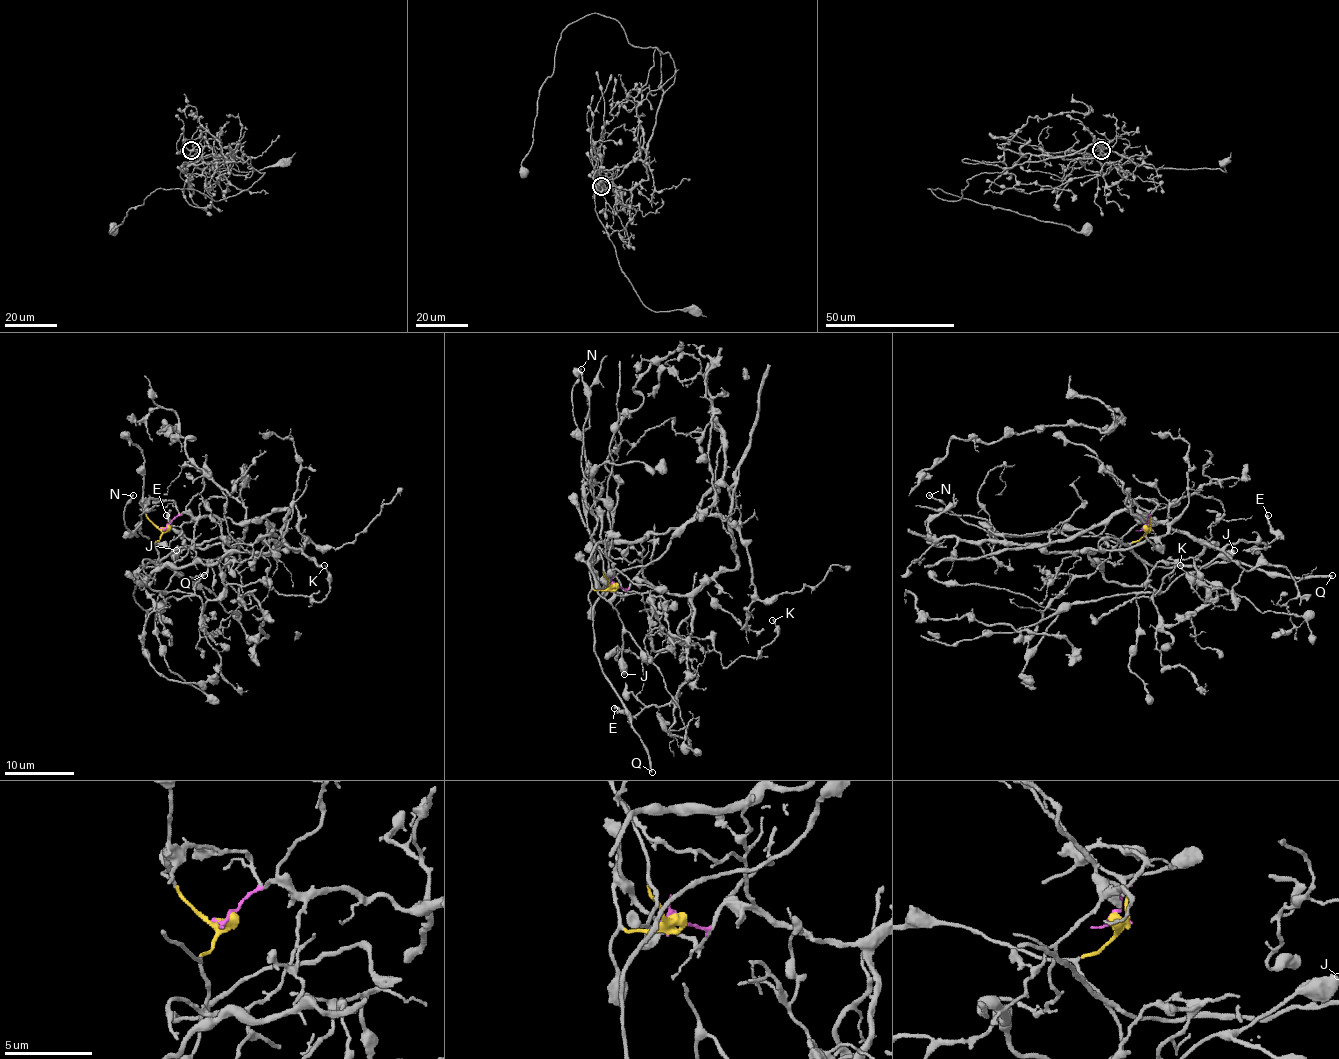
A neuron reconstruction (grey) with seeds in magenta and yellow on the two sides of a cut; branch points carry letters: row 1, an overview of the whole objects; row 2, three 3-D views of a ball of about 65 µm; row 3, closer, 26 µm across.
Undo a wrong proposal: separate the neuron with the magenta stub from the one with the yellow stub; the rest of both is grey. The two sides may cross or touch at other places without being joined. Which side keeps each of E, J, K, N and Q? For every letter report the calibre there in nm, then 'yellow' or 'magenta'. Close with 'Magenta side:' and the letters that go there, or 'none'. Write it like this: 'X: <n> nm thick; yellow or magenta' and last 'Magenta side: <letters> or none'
E: 220 nm thick; magenta
J: 550 nm thick; yellow
K: 140 nm thick; magenta
N: 180 nm thick; yellow
Q: 240 nm thick; yellow
Magenta side: E, K

